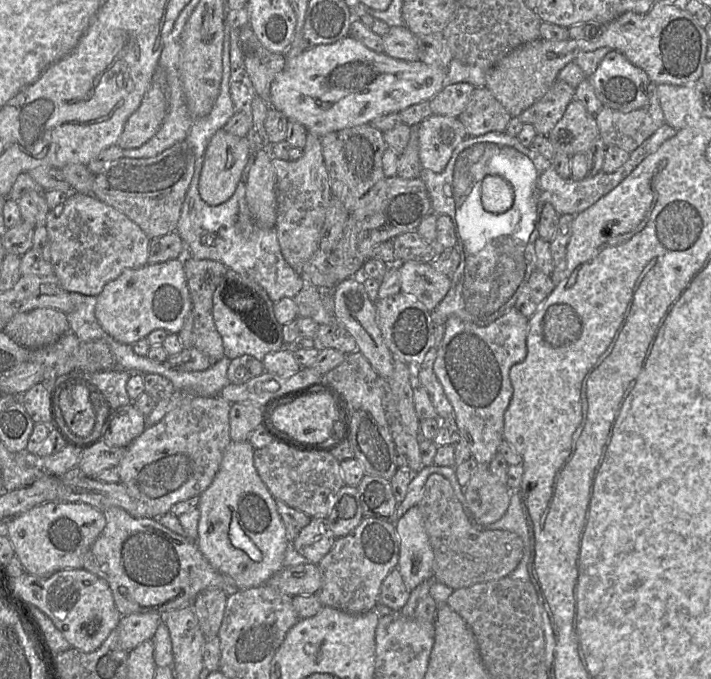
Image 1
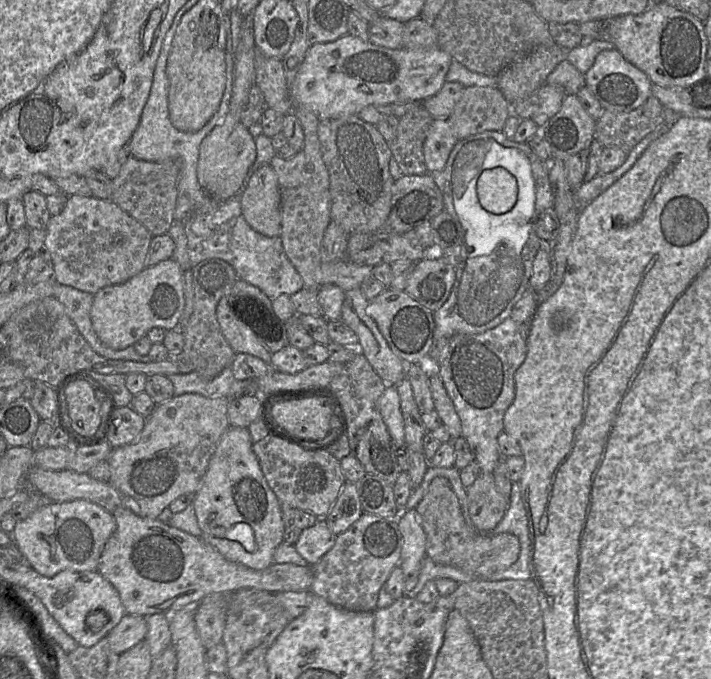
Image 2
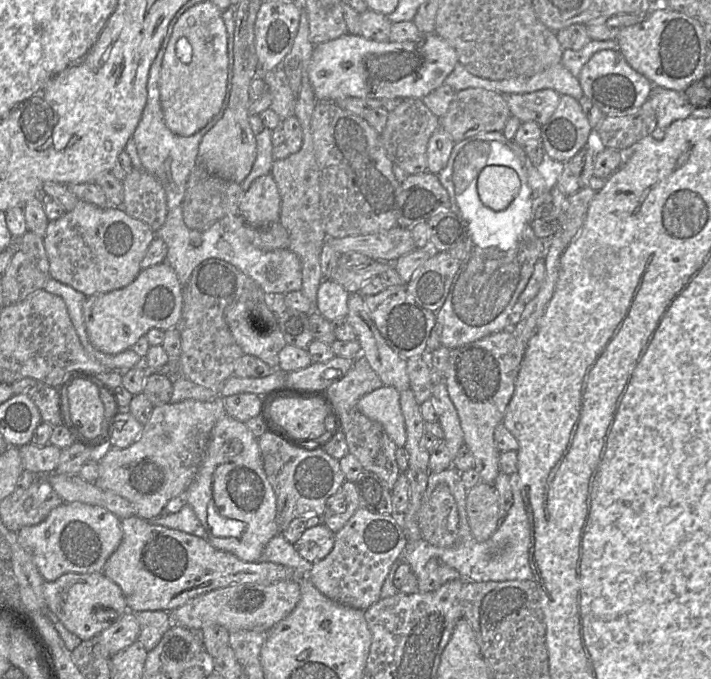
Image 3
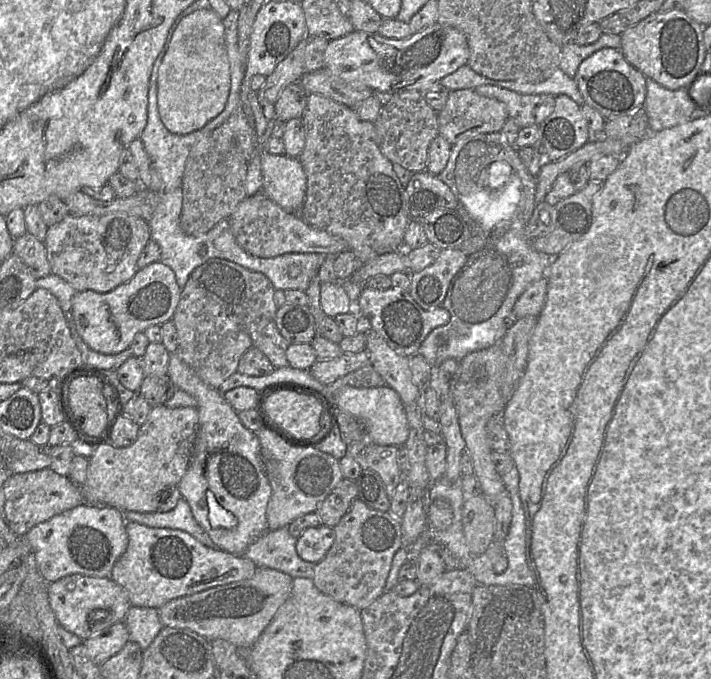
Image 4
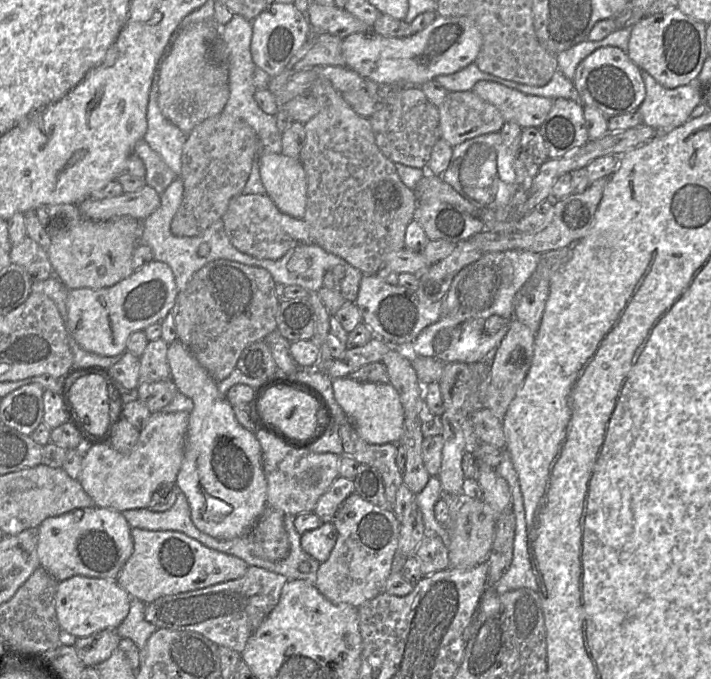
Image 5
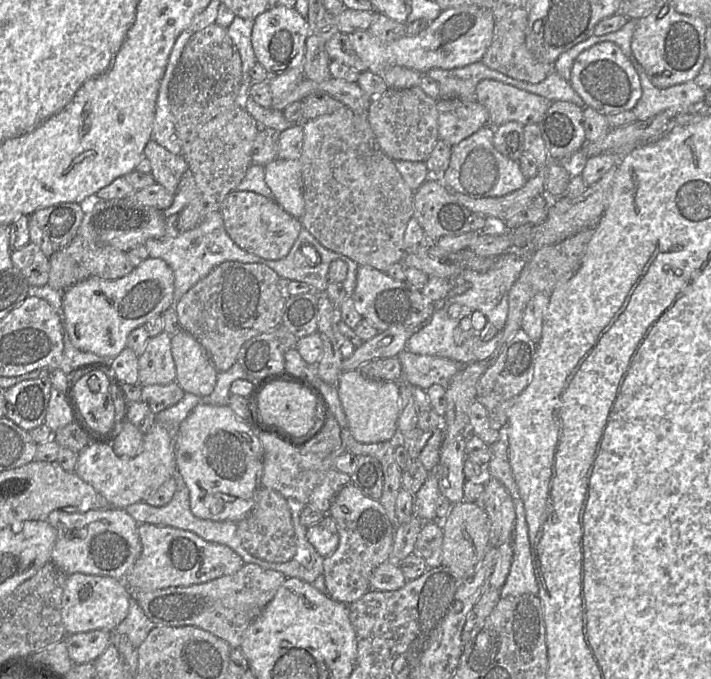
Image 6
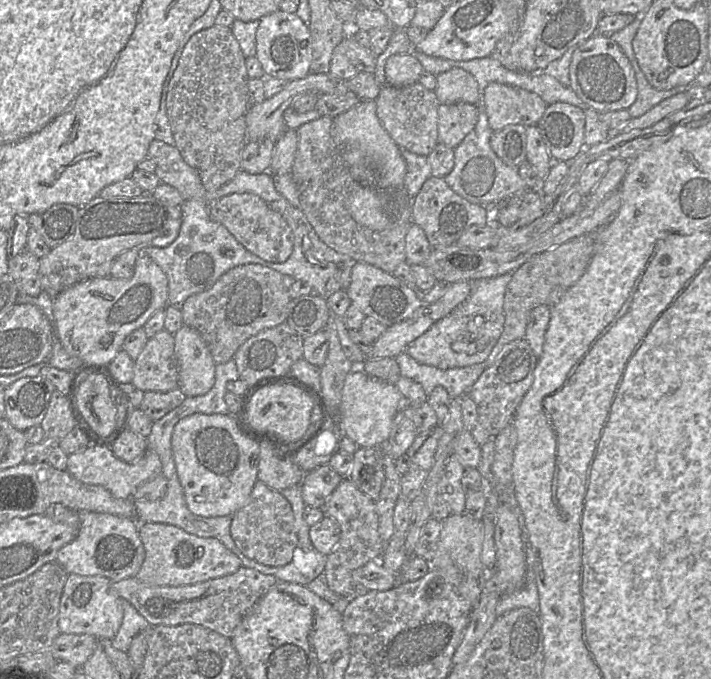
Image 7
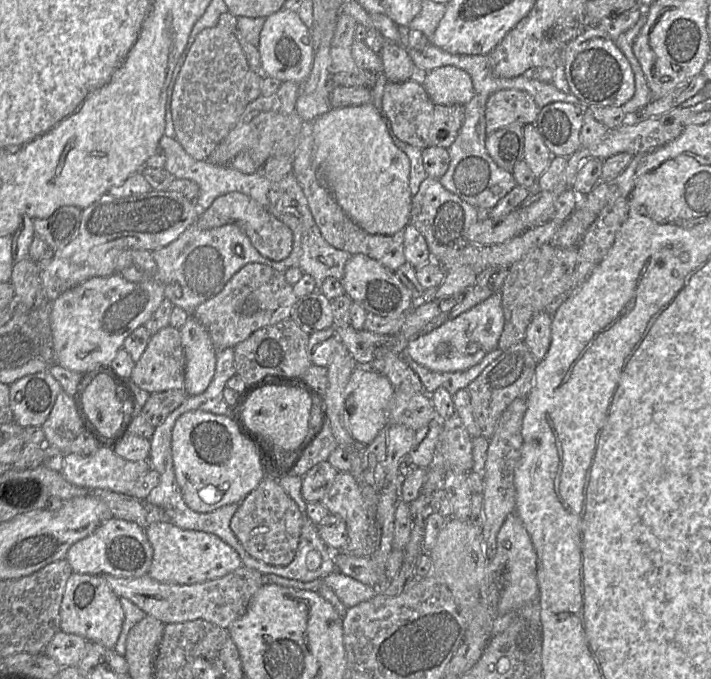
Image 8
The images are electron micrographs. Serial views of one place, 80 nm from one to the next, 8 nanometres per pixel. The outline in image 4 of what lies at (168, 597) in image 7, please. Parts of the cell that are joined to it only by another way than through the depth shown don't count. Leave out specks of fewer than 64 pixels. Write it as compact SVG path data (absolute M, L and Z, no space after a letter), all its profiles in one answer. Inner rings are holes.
M257 567L250 579L178 597L156 609L163 627L190 629L209 641L223 639L237 648L251 648L290 596L292 584L287 574Z

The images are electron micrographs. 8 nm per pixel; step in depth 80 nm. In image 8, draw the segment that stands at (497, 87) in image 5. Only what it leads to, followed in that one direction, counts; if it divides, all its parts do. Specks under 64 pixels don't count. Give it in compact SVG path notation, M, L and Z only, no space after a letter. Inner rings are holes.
M497 91L486 103L486 133L492 134L510 124L535 124L540 110L532 96L524 91Z

